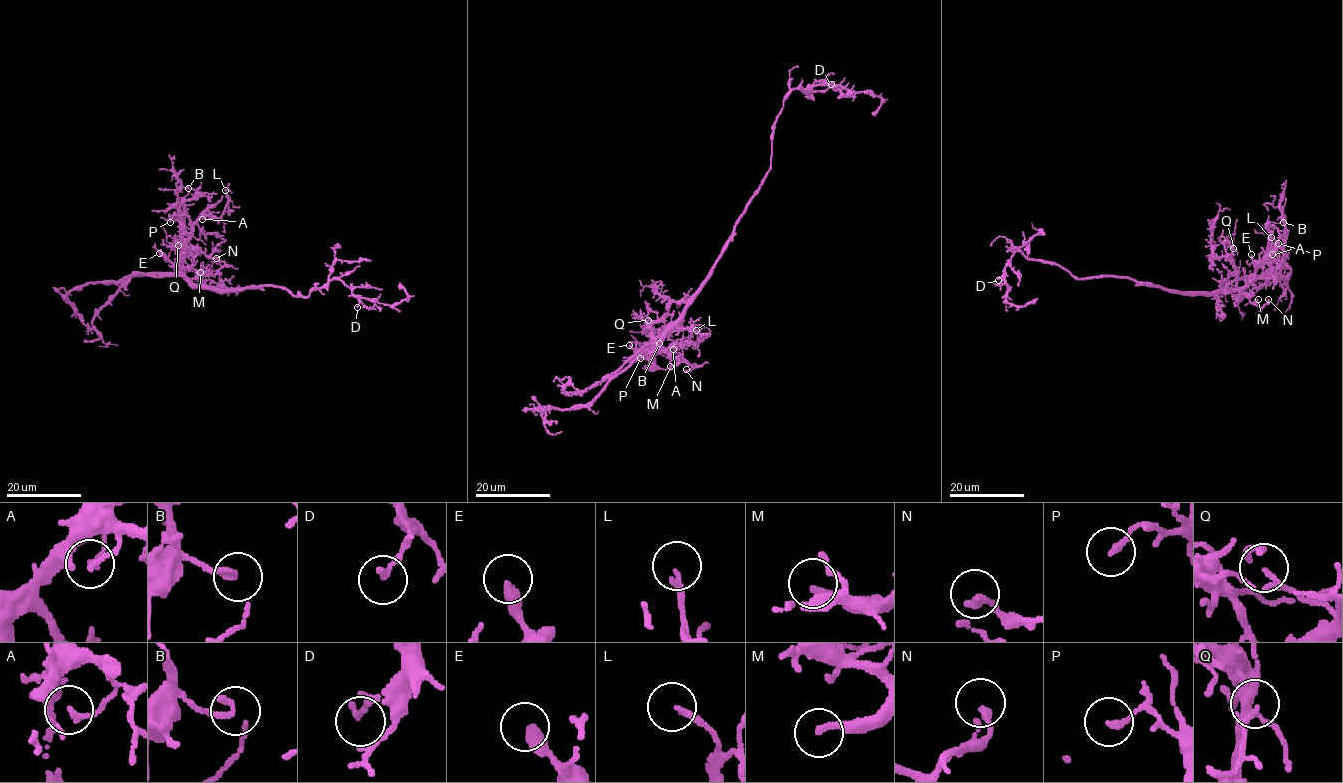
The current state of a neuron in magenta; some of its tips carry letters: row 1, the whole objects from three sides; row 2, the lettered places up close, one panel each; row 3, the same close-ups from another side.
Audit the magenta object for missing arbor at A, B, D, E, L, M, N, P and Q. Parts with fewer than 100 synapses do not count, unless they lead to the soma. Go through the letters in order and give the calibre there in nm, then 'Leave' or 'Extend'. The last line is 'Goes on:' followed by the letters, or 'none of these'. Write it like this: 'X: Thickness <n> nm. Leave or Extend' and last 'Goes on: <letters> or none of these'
A: Thickness 160 nm. Leave
B: Thickness 140 nm. Leave
D: Thickness 160 nm. Leave
E: Thickness 400 nm. Leave
L: Thickness 180 nm. Leave
M: Thickness 200 nm. Extend
N: Thickness 260 nm. Leave
P: Thickness 160 nm. Leave
Q: Thickness 150 nm. Leave
Goes on: M

